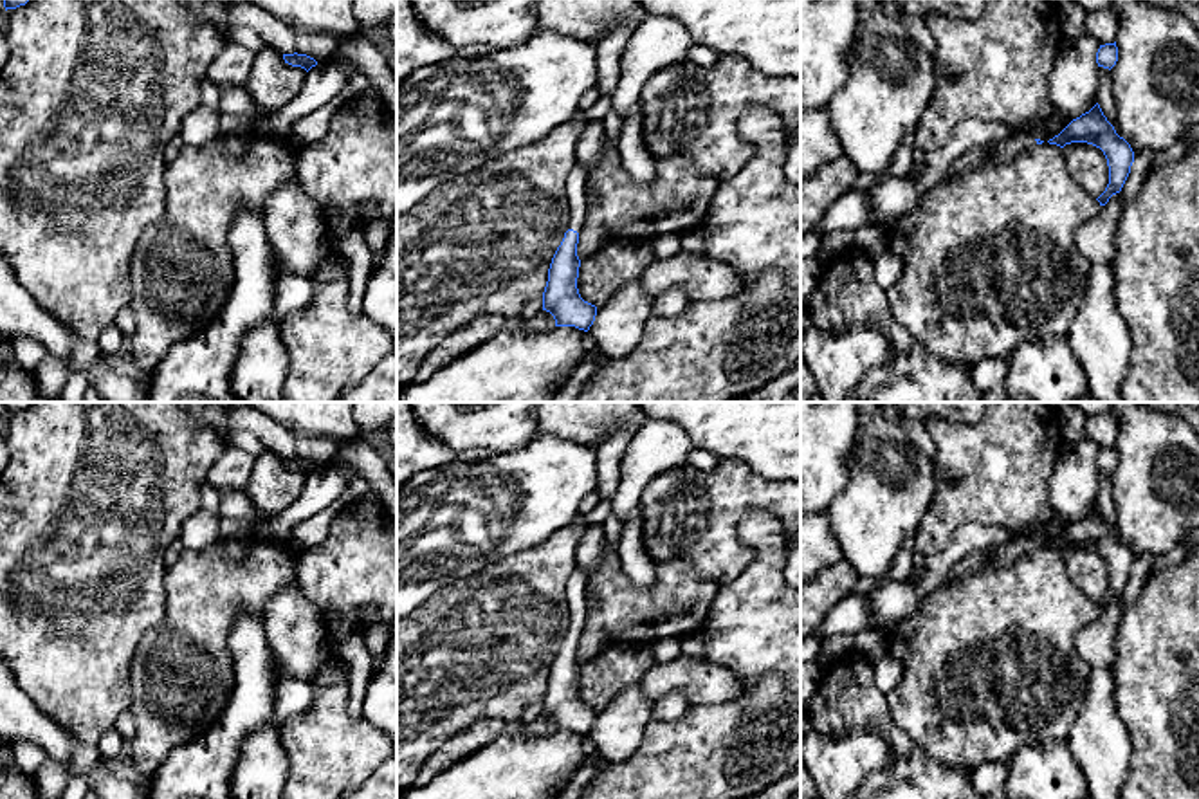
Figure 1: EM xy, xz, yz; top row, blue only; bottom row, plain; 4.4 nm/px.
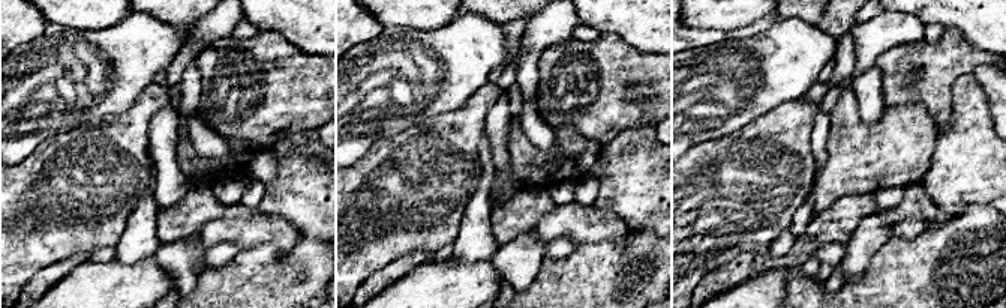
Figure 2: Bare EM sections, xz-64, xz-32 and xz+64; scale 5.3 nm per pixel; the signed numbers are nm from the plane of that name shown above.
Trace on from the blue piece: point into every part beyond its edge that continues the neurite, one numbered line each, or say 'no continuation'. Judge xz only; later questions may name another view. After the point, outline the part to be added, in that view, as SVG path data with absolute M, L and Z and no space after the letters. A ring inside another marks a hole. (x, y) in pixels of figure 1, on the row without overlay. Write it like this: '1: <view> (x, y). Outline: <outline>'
1: xz (576, 588). Outline: M575 566L566 583L566 602L570 608L570 629L577 637L582 635L588 619L588 597L586 597L588 577Z

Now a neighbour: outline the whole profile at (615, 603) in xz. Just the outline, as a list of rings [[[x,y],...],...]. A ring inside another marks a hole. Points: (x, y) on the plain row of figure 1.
[[[606,541],[599,566],[586,586],[588,619],[579,637],[579,664],[593,660],[608,646],[651,644],[696,633],[709,617],[718,590],[719,583],[701,577],[683,557],[654,563],[654,581],[649,588],[642,588],[624,574],[618,550]]]

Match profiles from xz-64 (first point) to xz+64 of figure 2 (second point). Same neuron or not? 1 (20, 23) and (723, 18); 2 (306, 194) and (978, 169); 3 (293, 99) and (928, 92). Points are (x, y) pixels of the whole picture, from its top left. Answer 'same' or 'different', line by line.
1: different
2: same
3: same

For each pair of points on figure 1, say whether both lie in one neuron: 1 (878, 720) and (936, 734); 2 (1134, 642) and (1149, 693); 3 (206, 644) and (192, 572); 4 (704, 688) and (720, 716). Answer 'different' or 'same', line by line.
1: different
2: same
3: same
4: different

